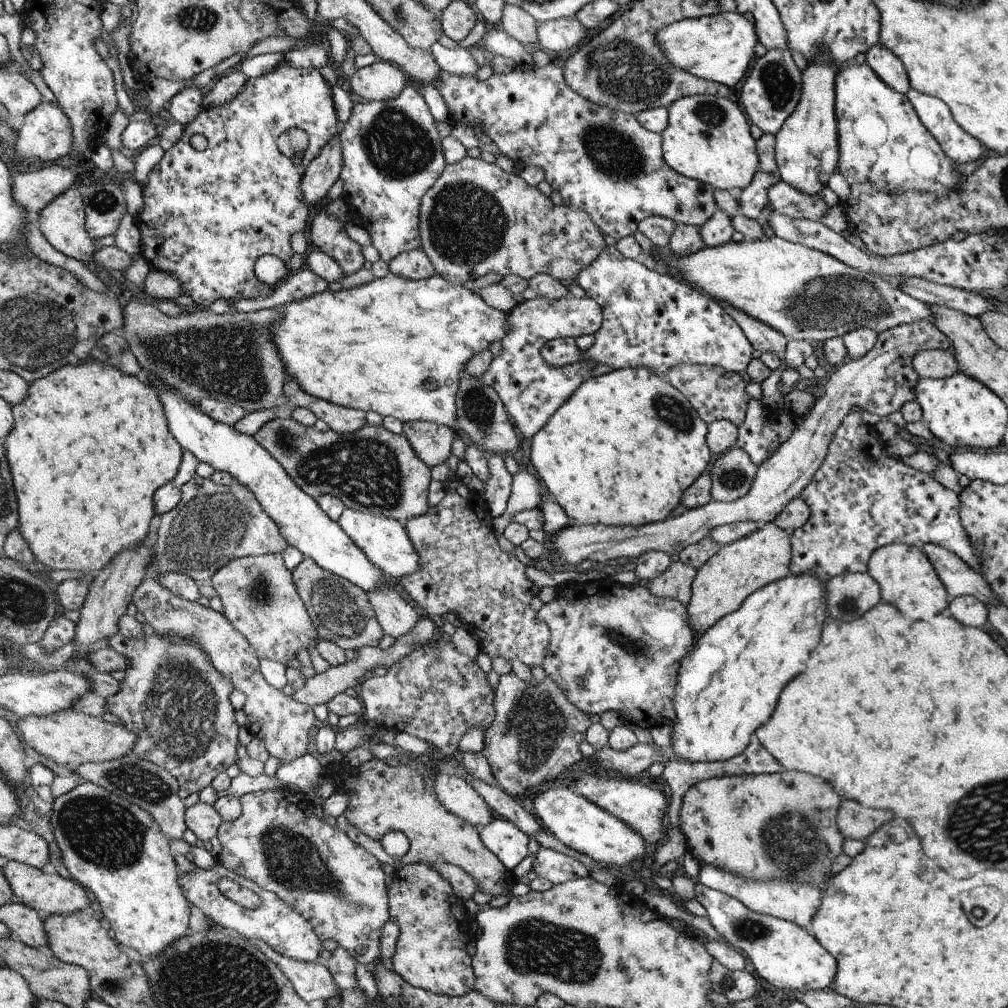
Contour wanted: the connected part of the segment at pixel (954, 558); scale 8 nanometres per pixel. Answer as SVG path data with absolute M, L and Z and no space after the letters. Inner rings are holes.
M926 543L921 550L930 559L950 598L970 595L985 605L994 605L997 602L998 596L982 574L950 549L939 544Z

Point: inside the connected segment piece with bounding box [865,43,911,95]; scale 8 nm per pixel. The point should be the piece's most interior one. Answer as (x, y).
(883, 62)

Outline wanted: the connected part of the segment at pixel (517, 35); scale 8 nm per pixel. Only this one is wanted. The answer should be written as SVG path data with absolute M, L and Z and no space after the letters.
M506 3L499 26L523 45L537 41L537 20L523 8Z

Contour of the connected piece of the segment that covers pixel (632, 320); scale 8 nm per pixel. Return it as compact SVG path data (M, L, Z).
M606 245L598 256L579 273L576 283L593 298L602 309L603 321L595 332L594 343L587 349L580 349L571 338L554 339L541 348L542 358L551 367L560 368L574 363L593 361L608 364L613 369L646 367L657 375L668 372L679 364L712 365L727 371L742 372L753 359L753 346L740 325L708 296L694 290L690 285L659 271L649 270L642 260L622 256L615 245Z

